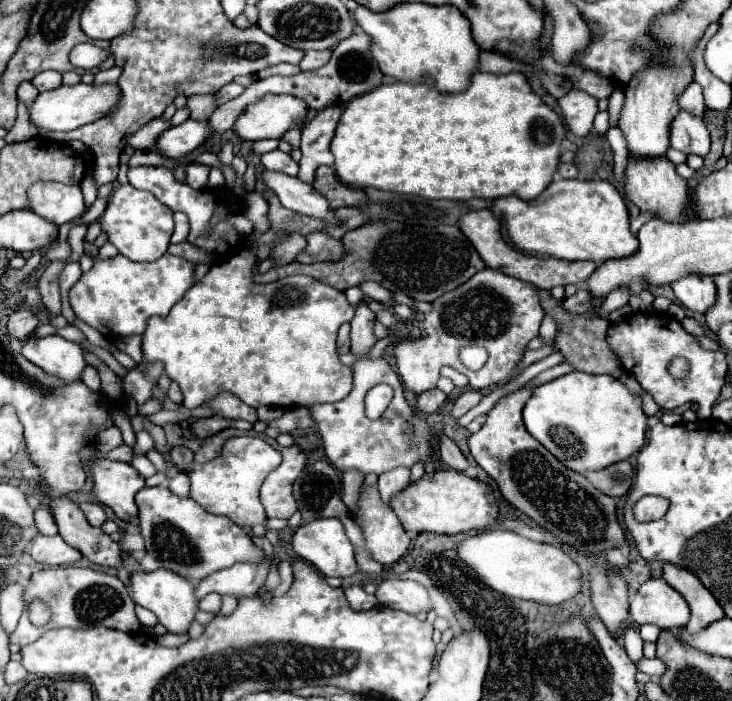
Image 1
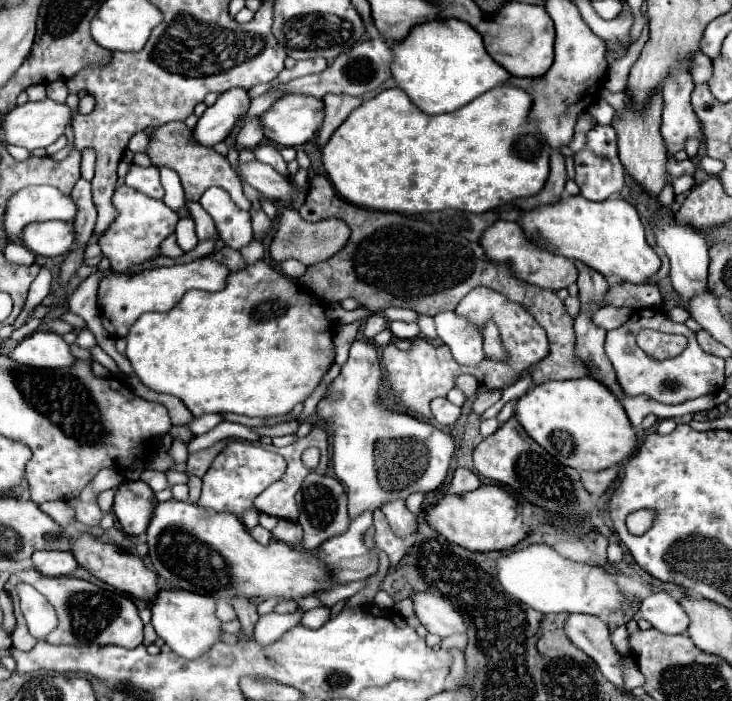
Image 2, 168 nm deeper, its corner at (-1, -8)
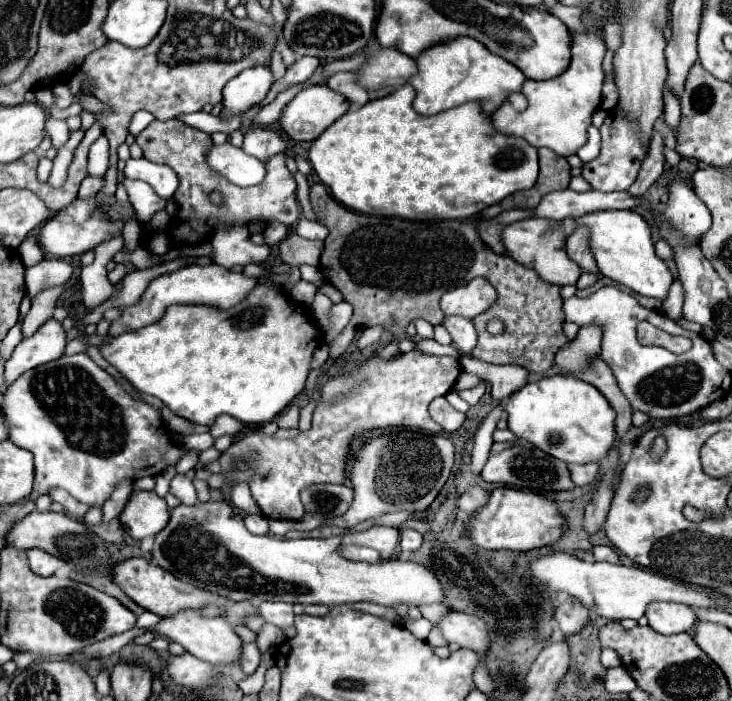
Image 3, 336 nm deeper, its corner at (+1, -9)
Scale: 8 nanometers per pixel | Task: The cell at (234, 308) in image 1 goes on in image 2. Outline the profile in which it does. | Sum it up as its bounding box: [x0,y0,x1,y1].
[126,262,334,418]

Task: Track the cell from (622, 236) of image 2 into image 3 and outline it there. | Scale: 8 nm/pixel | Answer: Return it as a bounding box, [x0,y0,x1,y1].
[560,211,674,299]

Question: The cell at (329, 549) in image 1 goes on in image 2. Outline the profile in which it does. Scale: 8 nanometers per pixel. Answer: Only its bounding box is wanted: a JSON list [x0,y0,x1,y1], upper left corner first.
[318,512,378,584]

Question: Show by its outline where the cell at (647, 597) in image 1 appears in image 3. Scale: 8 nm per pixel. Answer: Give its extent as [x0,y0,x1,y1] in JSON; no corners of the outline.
[646,601,696,635]

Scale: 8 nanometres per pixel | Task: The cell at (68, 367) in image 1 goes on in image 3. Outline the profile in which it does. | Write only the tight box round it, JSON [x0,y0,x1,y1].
[4,319,66,383]

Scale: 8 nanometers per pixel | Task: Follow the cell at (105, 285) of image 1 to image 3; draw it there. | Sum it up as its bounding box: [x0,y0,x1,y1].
[108,263,256,337]

